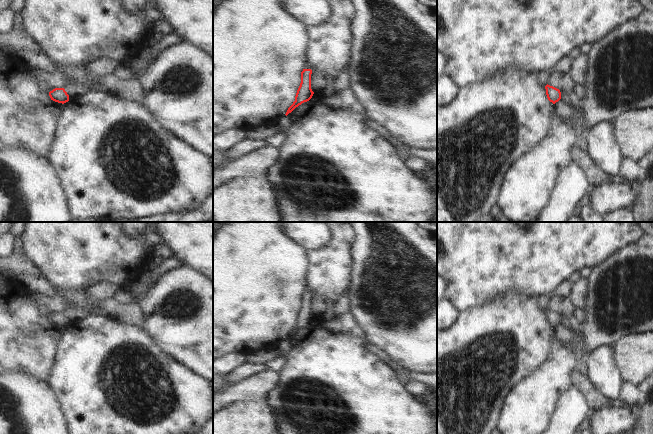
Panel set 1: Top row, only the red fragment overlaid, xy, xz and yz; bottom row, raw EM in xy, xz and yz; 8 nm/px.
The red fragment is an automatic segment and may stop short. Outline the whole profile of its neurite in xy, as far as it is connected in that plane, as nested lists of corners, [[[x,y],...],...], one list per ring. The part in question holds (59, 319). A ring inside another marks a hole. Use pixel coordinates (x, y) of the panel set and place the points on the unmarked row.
[[[55,312],[49,316],[49,320],[51,324],[58,326],[58,327],[66,327],[69,325],[69,319],[65,315],[64,312]]]

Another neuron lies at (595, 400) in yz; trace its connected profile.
[[[579,371],[573,372],[573,382],[586,398],[588,407],[591,411],[598,411],[608,405],[610,401],[606,399],[591,383],[588,376]]]

